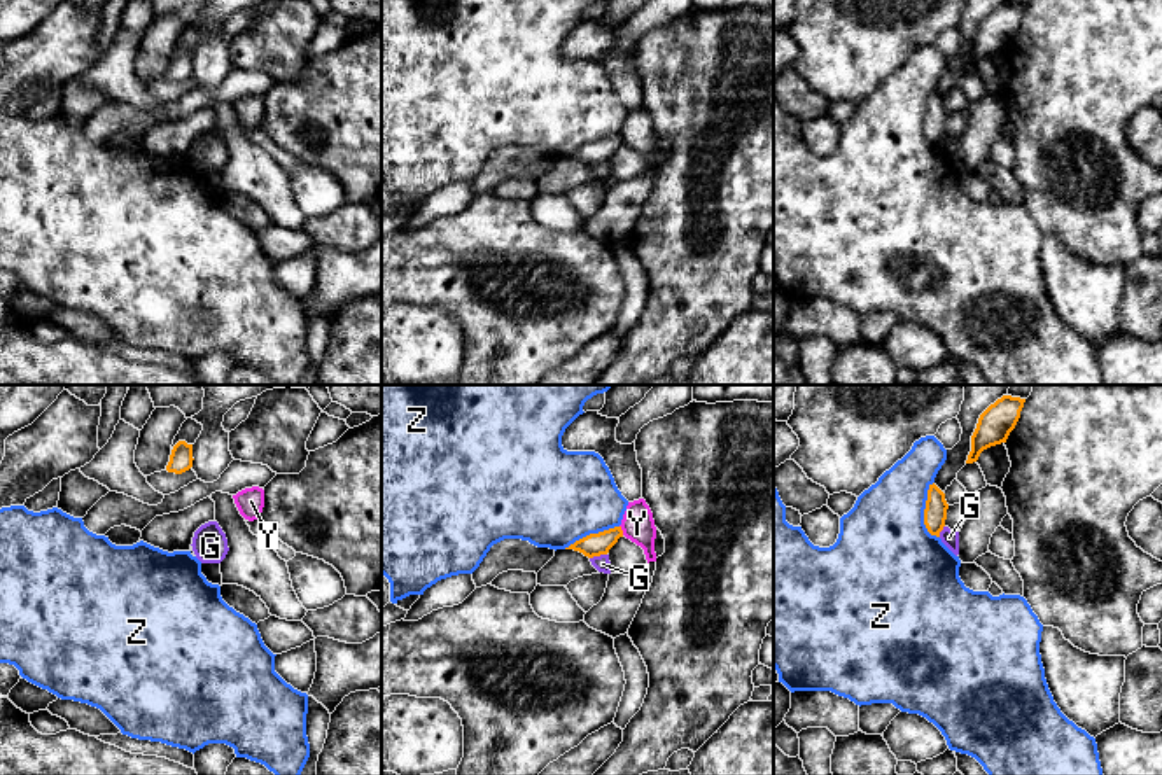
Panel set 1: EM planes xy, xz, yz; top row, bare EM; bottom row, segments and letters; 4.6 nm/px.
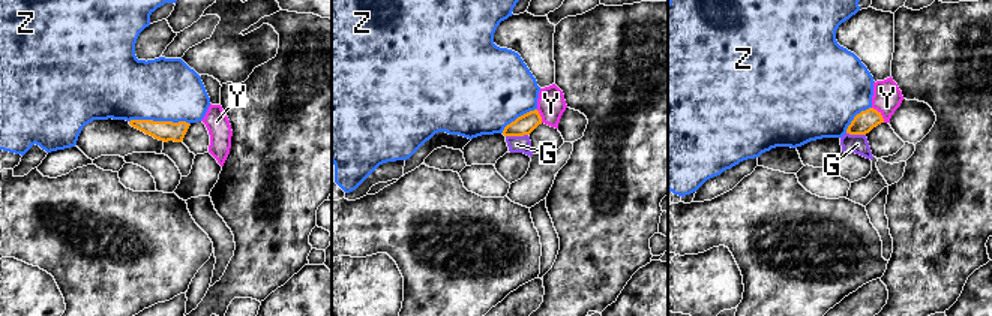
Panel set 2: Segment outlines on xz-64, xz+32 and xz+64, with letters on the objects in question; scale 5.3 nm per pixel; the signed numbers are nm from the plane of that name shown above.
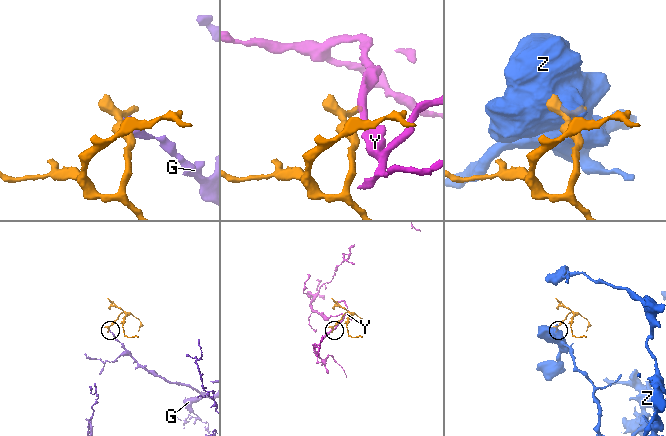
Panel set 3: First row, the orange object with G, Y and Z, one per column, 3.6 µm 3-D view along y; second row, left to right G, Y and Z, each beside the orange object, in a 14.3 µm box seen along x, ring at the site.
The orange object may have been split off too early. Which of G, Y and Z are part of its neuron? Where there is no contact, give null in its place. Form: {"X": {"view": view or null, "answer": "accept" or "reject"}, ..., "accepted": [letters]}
{"G": {"view": "xz", "answer": "reject"}, "Y": {"view": "xz", "answer": "reject"}, "Z": {"view": "yz", "answer": "reject"}, "accepted": []}

